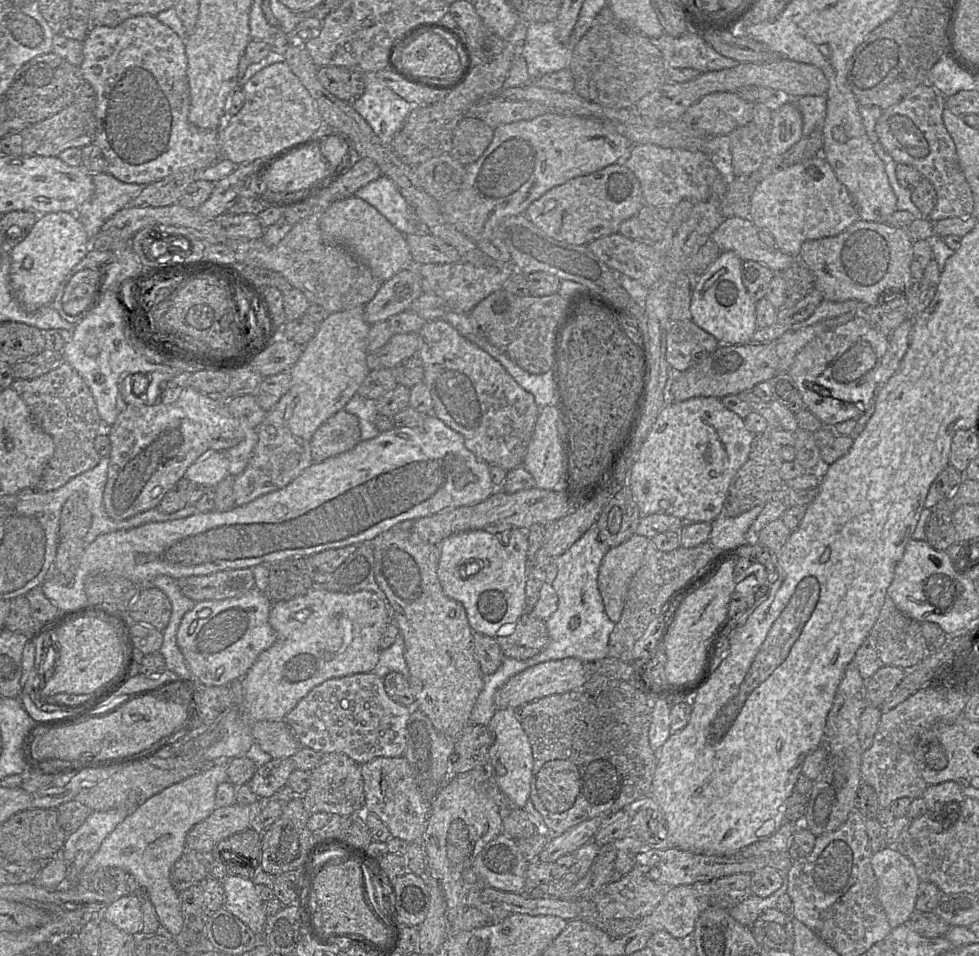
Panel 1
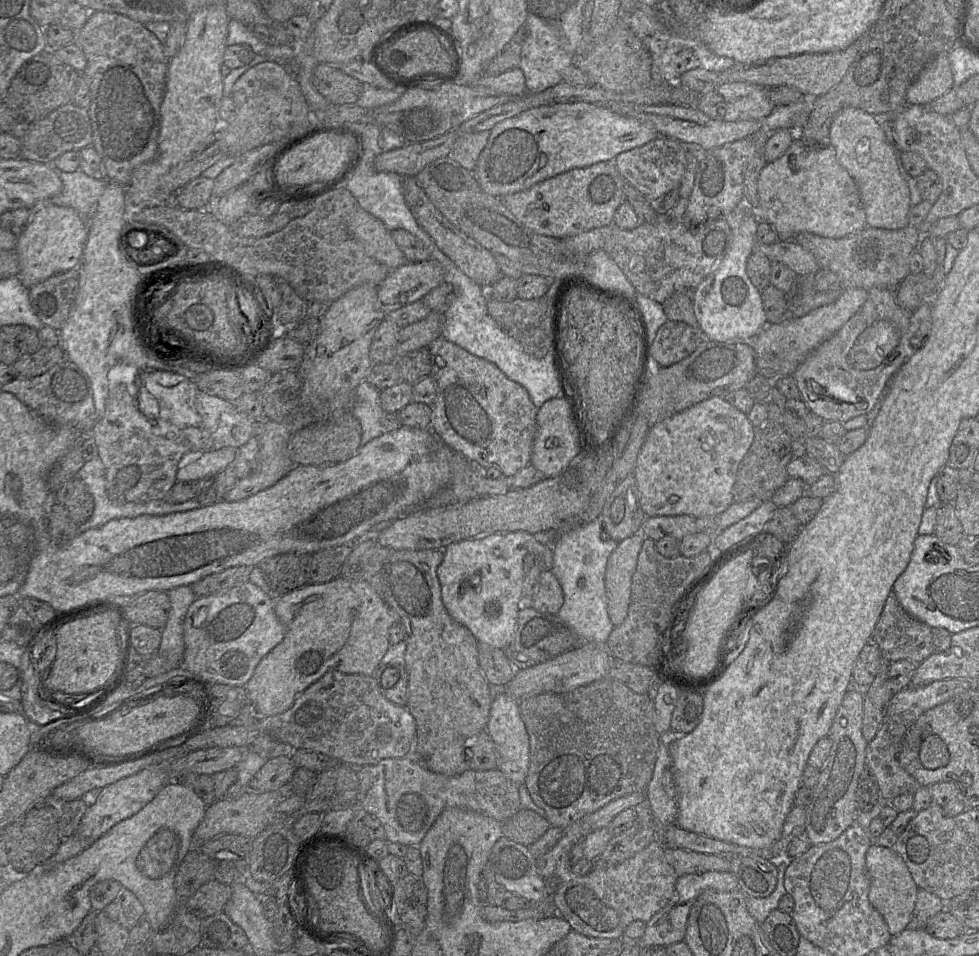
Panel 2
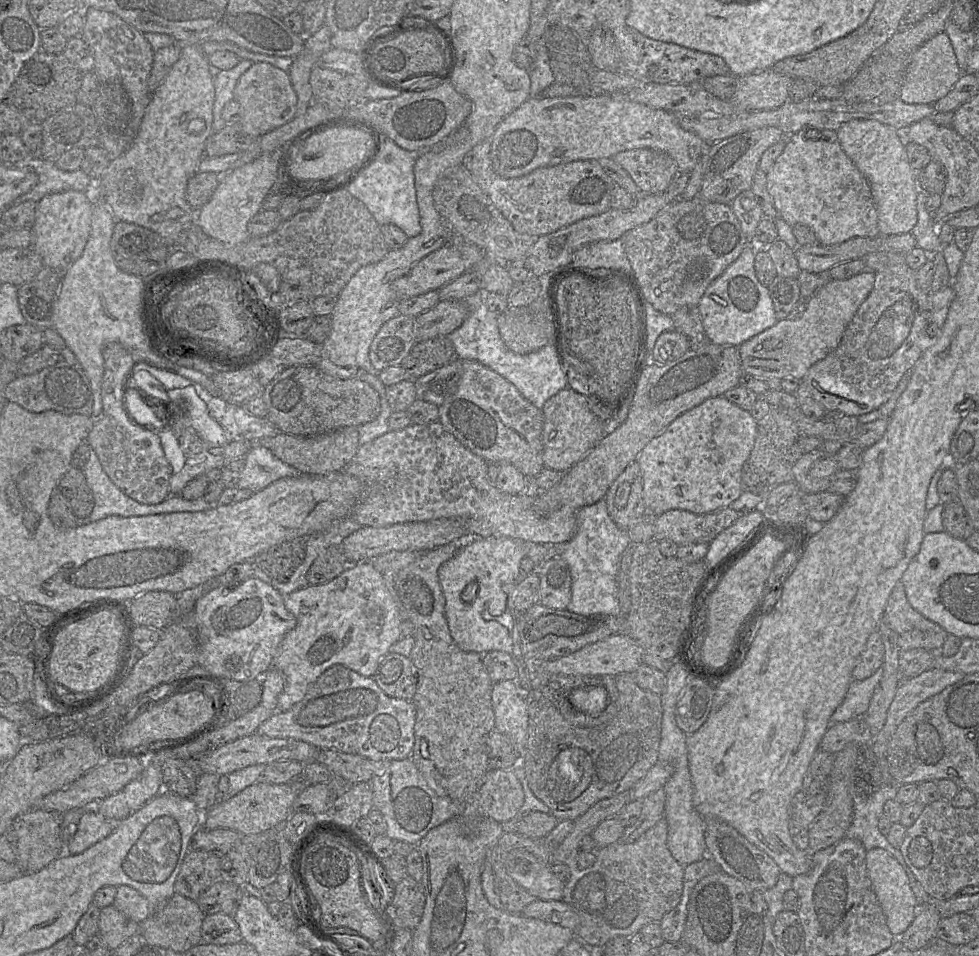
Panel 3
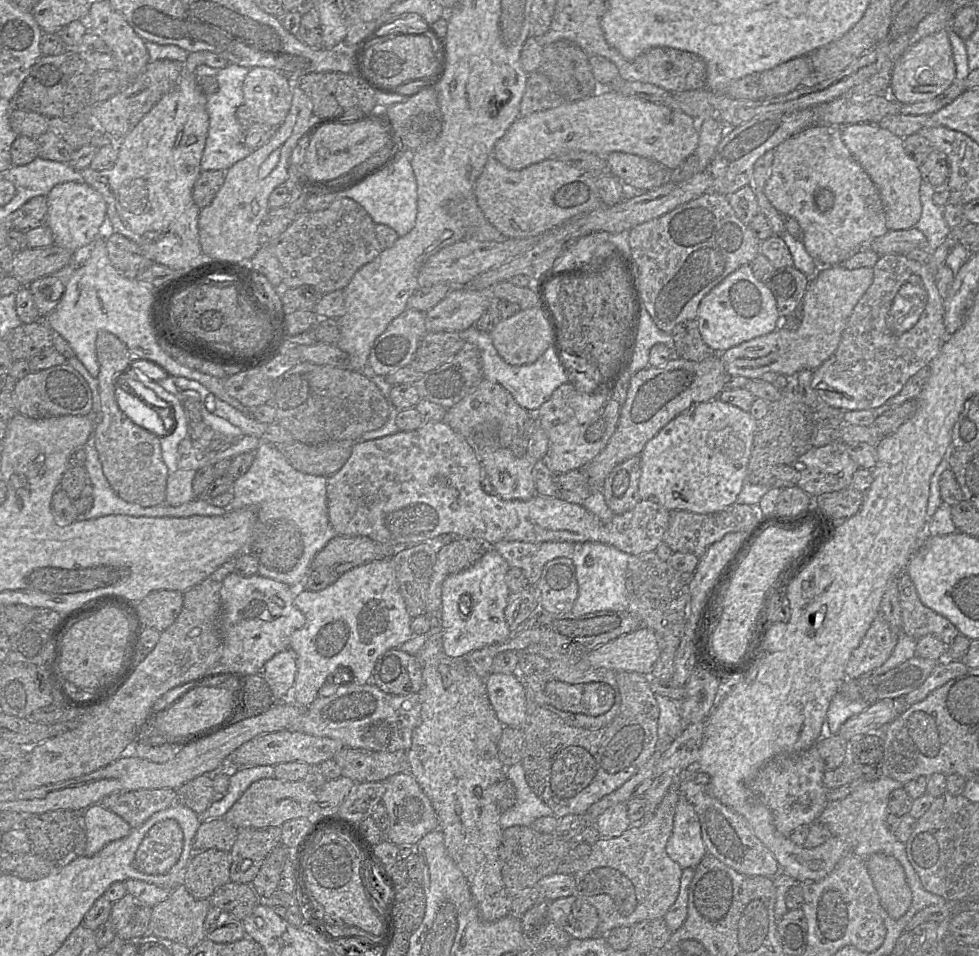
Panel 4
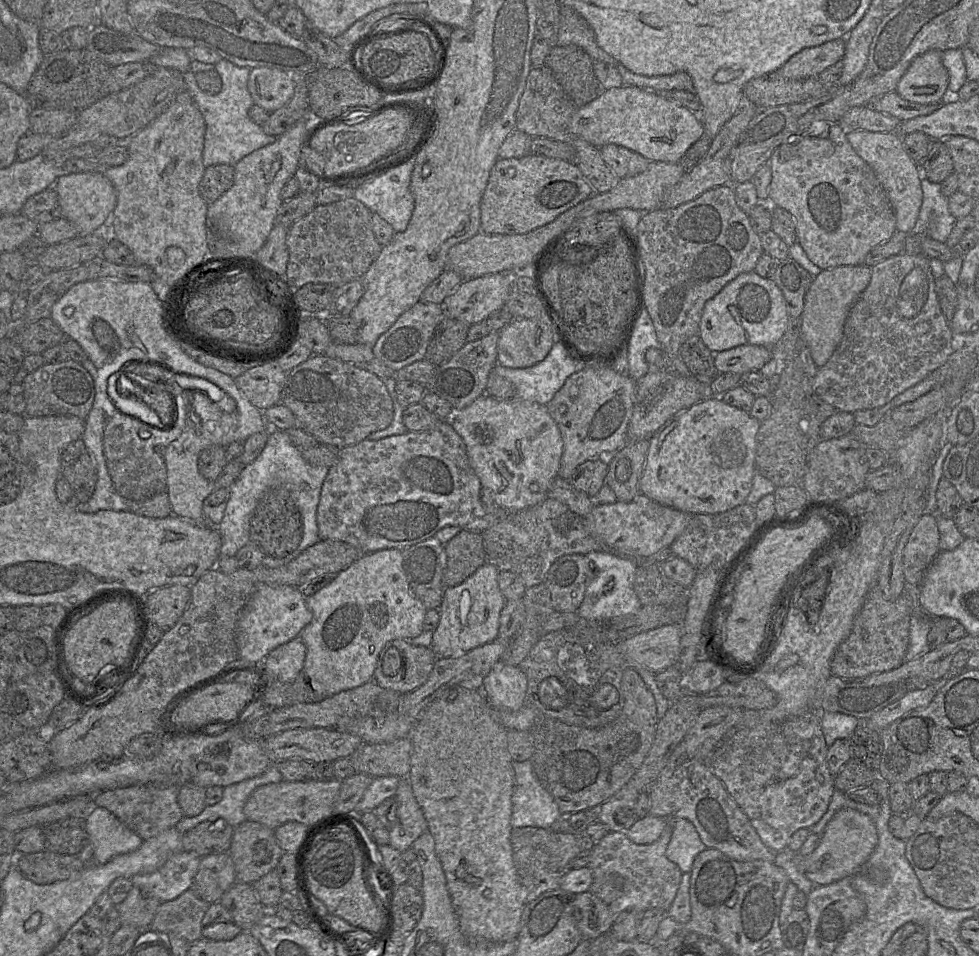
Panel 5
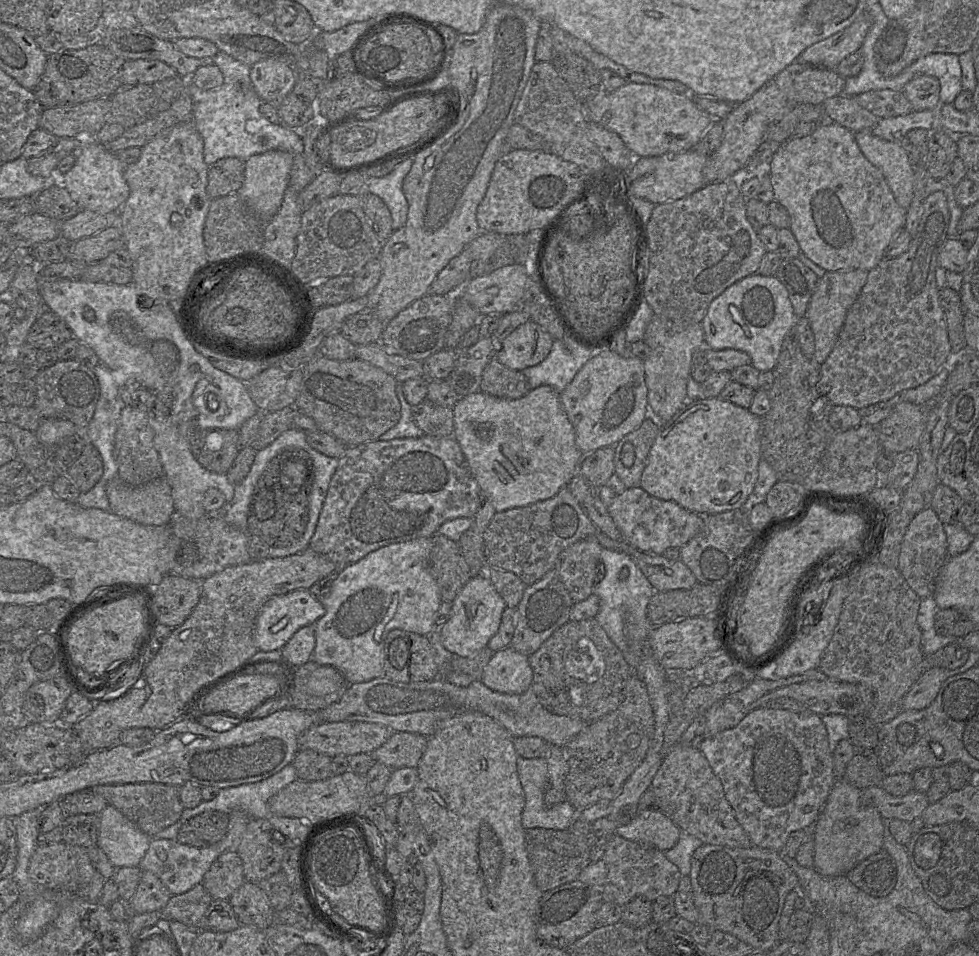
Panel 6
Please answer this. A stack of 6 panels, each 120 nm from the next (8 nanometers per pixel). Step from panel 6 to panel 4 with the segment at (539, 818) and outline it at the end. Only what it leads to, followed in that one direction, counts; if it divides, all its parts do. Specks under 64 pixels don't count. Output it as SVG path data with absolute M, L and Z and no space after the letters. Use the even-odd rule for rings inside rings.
M522 763L506 769L506 777L512 782L516 792L515 804L501 813L500 827L505 830L512 826L527 826L543 816L554 816L551 808L529 787Z

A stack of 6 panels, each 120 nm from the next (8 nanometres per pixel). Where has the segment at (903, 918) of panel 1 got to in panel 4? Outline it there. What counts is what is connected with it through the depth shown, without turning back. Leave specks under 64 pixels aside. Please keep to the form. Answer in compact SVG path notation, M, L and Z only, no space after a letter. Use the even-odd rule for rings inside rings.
M874 853L865 865L888 916L902 917L911 905L912 893L901 864L893 856Z

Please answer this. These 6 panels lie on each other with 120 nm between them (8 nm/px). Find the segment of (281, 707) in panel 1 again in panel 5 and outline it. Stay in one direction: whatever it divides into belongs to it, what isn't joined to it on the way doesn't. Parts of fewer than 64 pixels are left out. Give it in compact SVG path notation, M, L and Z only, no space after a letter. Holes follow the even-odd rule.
M383 549L363 554L339 572L330 584L306 597L305 601L313 618L297 637L302 639L307 648L303 674L319 699L372 681L379 653L387 642L395 639L413 639L424 631L423 620L427 610L411 592L400 549Z

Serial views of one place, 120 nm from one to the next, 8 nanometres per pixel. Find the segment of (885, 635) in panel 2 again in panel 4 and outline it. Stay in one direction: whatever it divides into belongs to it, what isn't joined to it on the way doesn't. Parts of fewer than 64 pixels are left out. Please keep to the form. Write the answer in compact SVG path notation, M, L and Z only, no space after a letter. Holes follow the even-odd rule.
M907 573L898 579L899 602L902 610L903 631L914 639L925 635L938 637L947 647L960 634L944 616L922 604Z

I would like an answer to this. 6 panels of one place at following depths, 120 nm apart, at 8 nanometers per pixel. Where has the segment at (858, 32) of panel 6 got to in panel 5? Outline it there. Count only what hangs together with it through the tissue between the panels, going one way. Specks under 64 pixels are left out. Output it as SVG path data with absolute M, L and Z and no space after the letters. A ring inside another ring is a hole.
M846 38L828 41L816 47L805 48L793 55L778 73L786 79L817 77L825 69L840 61L846 50Z

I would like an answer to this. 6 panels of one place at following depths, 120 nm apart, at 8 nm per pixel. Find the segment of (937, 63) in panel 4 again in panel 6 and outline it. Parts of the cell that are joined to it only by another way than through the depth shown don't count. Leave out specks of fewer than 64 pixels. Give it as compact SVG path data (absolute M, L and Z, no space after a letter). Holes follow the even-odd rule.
M916 76L904 86L902 92L914 110L933 109L940 103L940 83L934 76Z

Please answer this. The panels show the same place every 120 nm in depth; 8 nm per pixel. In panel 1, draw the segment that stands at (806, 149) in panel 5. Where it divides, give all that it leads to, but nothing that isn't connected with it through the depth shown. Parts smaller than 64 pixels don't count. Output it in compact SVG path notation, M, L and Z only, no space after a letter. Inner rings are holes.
M821 154L800 161L799 163L791 165L787 168L778 170L765 177L756 186L751 196L749 218L758 229L767 229L773 235L775 240L775 247L777 247L780 251L789 254L793 257L799 256L801 245L806 240L817 240L824 237L836 236L843 232L845 229L847 229L858 219L860 219L851 194L849 193L847 188L837 179L833 169Z

